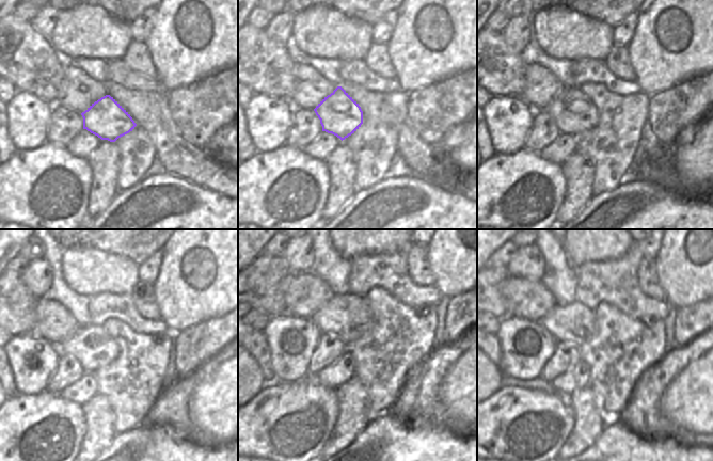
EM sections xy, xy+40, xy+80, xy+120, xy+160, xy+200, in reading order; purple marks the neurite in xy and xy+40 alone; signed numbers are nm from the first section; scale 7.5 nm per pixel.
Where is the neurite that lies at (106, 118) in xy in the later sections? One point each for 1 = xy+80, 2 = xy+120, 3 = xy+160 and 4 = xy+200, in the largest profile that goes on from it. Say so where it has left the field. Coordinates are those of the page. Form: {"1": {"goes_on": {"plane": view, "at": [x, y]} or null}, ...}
{"1": {"goes_on": {"plane": "xy+80", "at": [573, 112]}}, "2": {"goes_on": {"plane": "xy+120", "at": [92, 346]}}, "3": {"goes_on": {"plane": "xy+160", "at": [323, 337]}}, "4": {"goes_on": {"plane": "xy+200", "at": [561, 328]}}}

